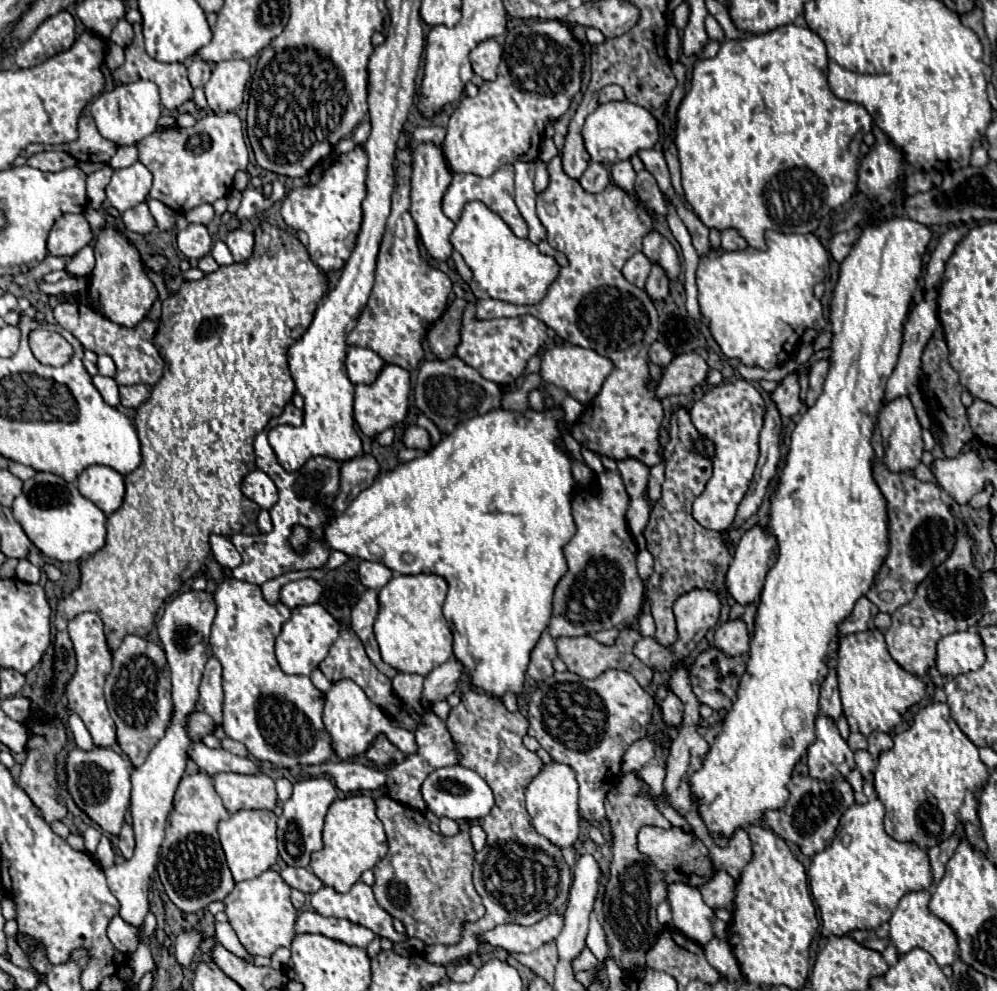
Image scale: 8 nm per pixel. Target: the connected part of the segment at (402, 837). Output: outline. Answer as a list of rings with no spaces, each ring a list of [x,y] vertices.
[[[389,796],[377,798],[375,806],[377,806],[377,818],[383,822],[383,828],[387,834],[387,846],[389,846],[387,856],[381,862],[377,862],[373,868],[373,874],[375,874],[373,894],[379,906],[387,910],[393,918],[399,918],[407,926],[407,936],[419,938],[427,946],[429,944],[455,944],[461,938],[463,920],[473,922],[481,918],[485,912],[481,898],[477,896],[471,882],[475,850],[469,836],[465,832],[459,832],[457,836],[451,836],[451,838],[435,834],[421,812],[413,808],[405,808],[401,802]]]

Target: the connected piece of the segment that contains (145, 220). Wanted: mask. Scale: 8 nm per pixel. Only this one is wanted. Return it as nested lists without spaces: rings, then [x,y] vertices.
[[[143,202],[143,204],[137,204],[135,208],[125,210],[125,212],[121,214],[121,218],[123,218],[123,224],[125,224],[127,230],[139,232],[139,234],[147,234],[147,232],[151,232],[153,226],[155,226],[155,220],[153,220],[153,216],[149,214],[149,208],[147,208],[145,202]]]

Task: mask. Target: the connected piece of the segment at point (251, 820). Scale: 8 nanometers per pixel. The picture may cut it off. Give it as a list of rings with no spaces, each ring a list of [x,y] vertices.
[[[241,810],[231,814],[229,820],[219,822],[219,840],[229,864],[229,870],[235,878],[235,882],[253,880],[261,872],[269,870],[277,862],[277,838],[275,838],[275,826],[277,816],[271,810]]]

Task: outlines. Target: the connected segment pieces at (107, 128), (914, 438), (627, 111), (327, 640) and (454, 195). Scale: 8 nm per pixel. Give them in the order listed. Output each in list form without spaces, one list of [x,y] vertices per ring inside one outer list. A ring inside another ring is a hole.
[[[137,80],[131,84],[115,86],[111,92],[103,92],[91,102],[91,116],[95,118],[101,136],[105,136],[107,140],[115,142],[117,146],[137,144],[145,136],[153,134],[157,128],[157,120],[161,116],[159,88],[149,80]]]
[[[903,396],[885,404],[879,412],[879,428],[885,448],[883,464],[887,466],[887,470],[913,470],[921,462],[923,440],[911,400]]]
[[[627,100],[599,104],[597,110],[585,118],[581,136],[585,142],[585,150],[591,156],[591,162],[599,164],[615,164],[619,160],[629,160],[633,154],[637,154],[637,150],[653,148],[659,140],[657,120],[651,116],[651,112]]]
[[[297,606],[291,610],[291,618],[283,624],[281,634],[275,640],[275,654],[277,662],[283,672],[287,674],[305,674],[309,676],[313,668],[319,666],[319,662],[327,656],[331,644],[339,636],[339,622],[321,606]]]
[[[507,164],[501,170],[497,170],[489,178],[481,178],[481,176],[475,176],[475,174],[455,174],[453,180],[451,180],[451,184],[449,184],[449,188],[447,188],[447,192],[445,192],[445,196],[443,196],[443,214],[449,220],[457,222],[461,218],[463,206],[467,202],[479,200],[491,212],[495,212],[497,216],[501,216],[507,222],[507,226],[515,232],[517,238],[527,238],[527,224],[525,224],[523,216],[519,214],[519,208],[515,206],[515,200],[513,200],[513,176],[515,176],[515,172],[513,172],[513,166],[511,164]]]

